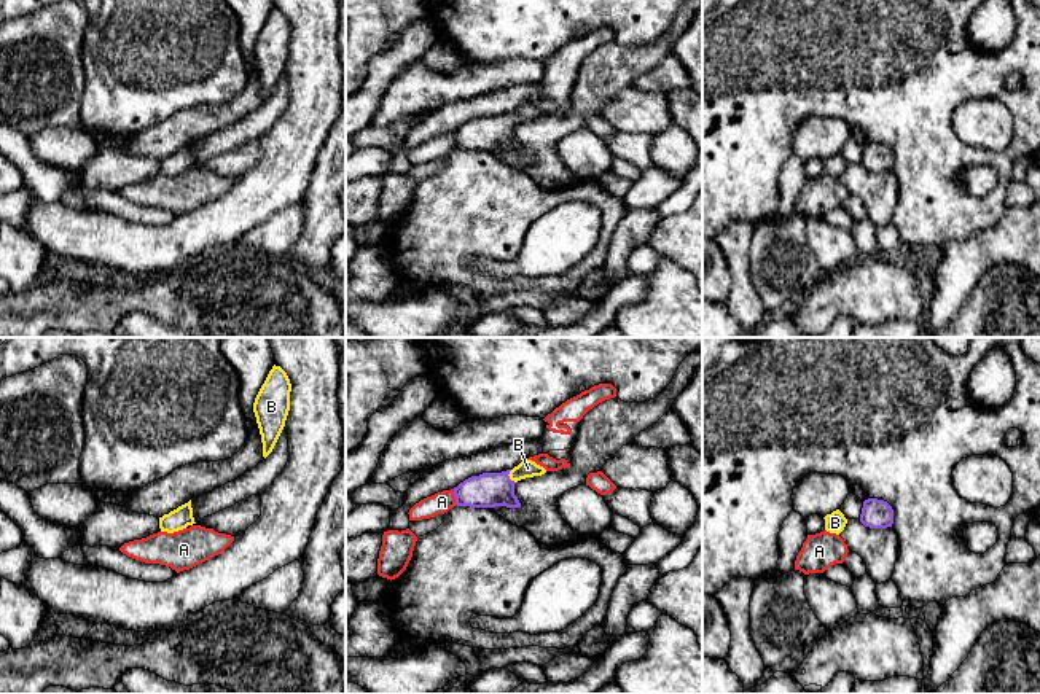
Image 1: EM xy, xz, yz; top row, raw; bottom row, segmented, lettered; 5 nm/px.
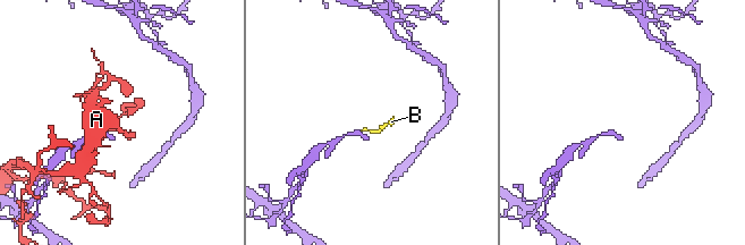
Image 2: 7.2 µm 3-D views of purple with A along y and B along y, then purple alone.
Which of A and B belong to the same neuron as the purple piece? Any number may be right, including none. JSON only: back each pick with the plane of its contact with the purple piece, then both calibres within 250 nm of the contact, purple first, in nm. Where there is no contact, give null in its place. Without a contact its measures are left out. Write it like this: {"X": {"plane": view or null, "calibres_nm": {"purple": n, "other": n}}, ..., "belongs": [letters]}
{"B": {"plane": "xz", "calibres_nm": {"purple": 180, "other": 90}}, "belongs": ["B"]}

